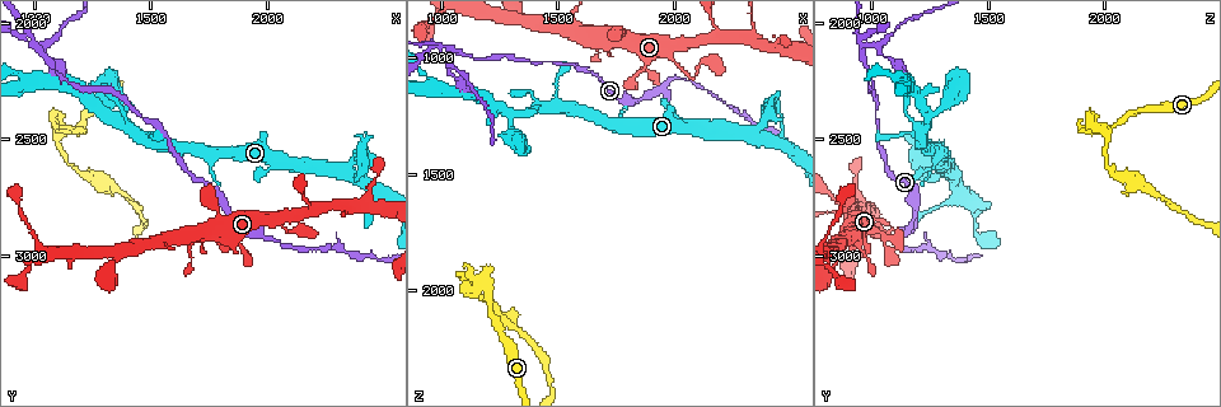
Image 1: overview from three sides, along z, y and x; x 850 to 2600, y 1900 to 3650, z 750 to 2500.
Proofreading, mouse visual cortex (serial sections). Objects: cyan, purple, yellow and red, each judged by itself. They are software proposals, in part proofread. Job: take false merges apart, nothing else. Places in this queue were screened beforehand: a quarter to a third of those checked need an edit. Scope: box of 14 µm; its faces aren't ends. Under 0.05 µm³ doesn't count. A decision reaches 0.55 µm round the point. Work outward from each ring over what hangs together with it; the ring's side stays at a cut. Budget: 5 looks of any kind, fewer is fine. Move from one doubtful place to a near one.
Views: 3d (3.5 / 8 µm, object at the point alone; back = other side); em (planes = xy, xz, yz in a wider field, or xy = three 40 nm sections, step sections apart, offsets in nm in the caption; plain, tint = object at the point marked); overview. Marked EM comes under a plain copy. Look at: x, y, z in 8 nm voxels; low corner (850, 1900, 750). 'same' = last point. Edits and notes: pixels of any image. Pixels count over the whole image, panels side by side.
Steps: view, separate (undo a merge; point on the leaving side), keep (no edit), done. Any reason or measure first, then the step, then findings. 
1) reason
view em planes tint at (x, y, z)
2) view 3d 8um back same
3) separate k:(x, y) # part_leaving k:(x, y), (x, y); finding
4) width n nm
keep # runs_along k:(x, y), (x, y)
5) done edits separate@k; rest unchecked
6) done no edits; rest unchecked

small branch off a trunk
view 3d 8um at (2340, 2810, 890)

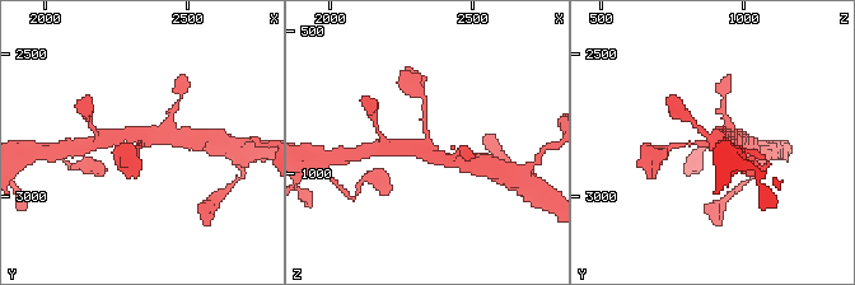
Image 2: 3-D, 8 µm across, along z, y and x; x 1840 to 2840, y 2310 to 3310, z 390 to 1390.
arms 3; arm_widths 150, 400, 400 nm; now the EM
view em planes tint at (2350, 2810, 880)

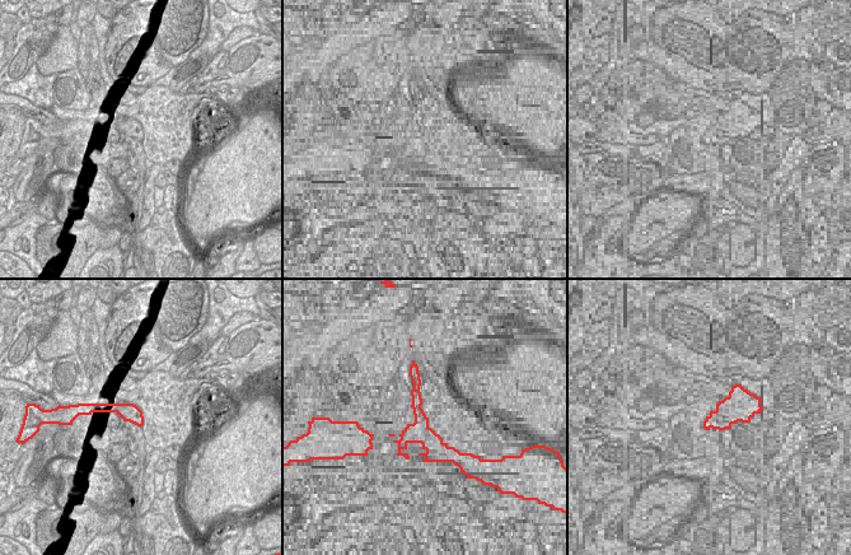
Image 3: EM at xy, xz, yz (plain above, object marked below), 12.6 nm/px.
width 220 nm
keep # runs_along 2:(398, 149), (428, 143), (425, 103); one cell here

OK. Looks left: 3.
view 3d 3.5um at (2000, 2920, 1070)

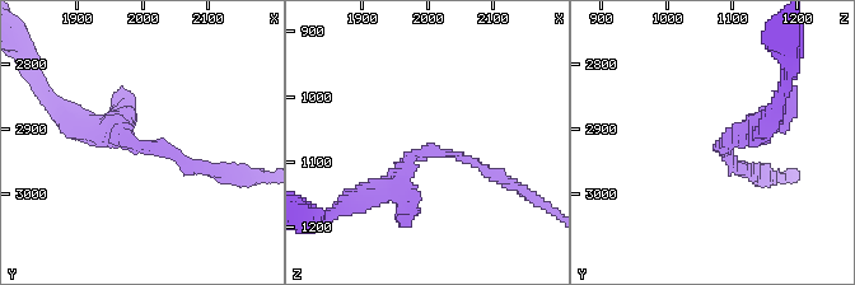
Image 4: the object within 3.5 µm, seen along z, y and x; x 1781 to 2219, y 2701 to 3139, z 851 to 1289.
arm_widths 150, 250 nm; shape alone is not enough
view em planes tint at (2005, 2920, 1080)

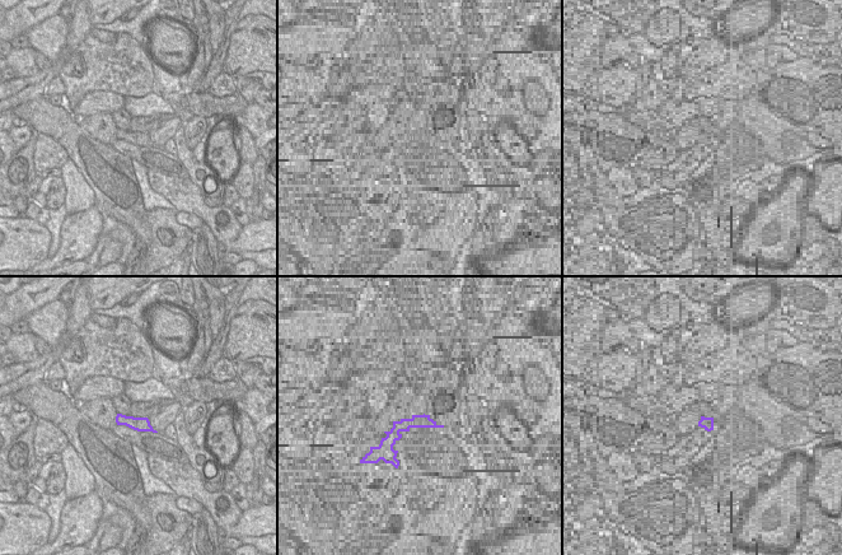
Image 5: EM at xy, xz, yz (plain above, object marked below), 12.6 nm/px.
keep # runs_along 4:(83, 129), (215, 172); continuous, no second cell

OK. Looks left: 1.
done no edits; rest unchecked

